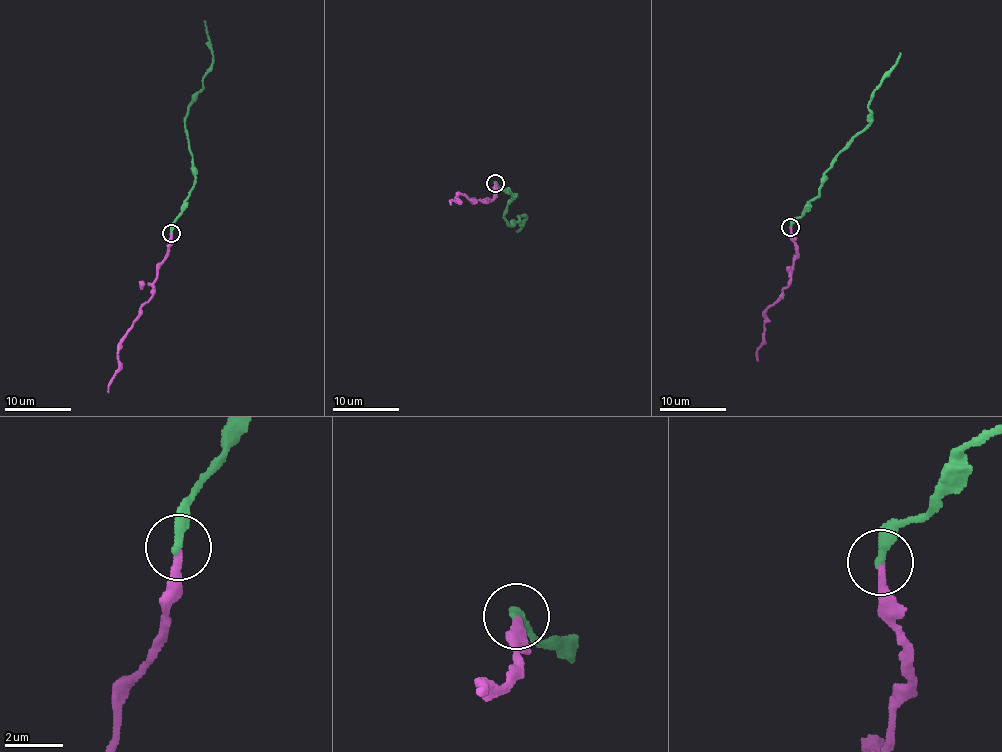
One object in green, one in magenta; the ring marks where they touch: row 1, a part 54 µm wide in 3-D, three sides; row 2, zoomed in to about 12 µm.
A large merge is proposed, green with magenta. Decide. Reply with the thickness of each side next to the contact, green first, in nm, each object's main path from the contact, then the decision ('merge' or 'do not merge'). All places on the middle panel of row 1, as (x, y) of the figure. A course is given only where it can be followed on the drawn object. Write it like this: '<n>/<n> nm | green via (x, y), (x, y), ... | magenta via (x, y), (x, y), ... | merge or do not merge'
320/240 nm | green via (495, 183), (516, 195), (508, 200), (503, 218), (510, 224), (517, 215), (525, 215), (517, 232) | magenta via (495, 183), (495, 199), (488, 199), (486, 203), (474, 203), (463, 194), (455, 197), (458, 203), (451, 204) | merge

